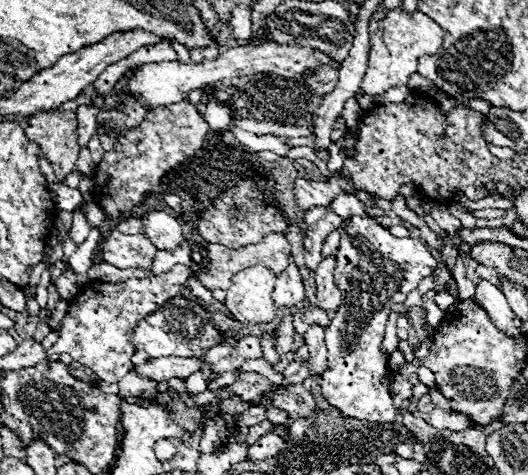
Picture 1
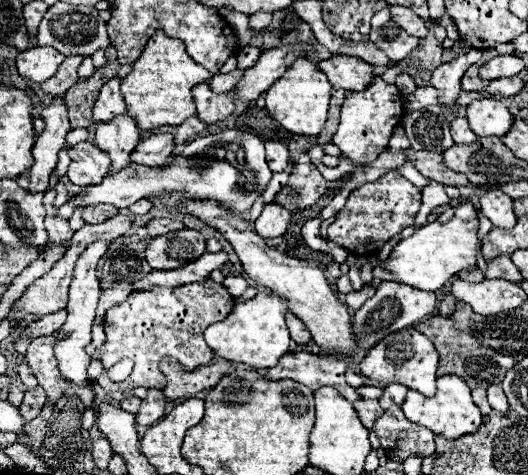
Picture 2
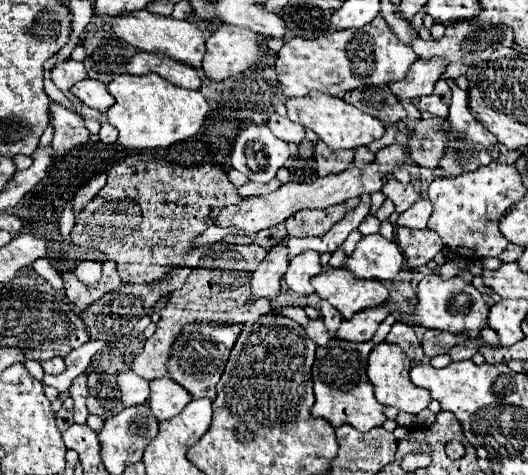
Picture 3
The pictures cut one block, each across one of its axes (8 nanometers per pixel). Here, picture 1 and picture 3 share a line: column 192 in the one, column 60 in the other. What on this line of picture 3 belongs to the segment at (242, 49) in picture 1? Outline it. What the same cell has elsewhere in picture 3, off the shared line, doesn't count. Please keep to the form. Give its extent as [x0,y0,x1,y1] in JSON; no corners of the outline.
[52,60,86,96]

